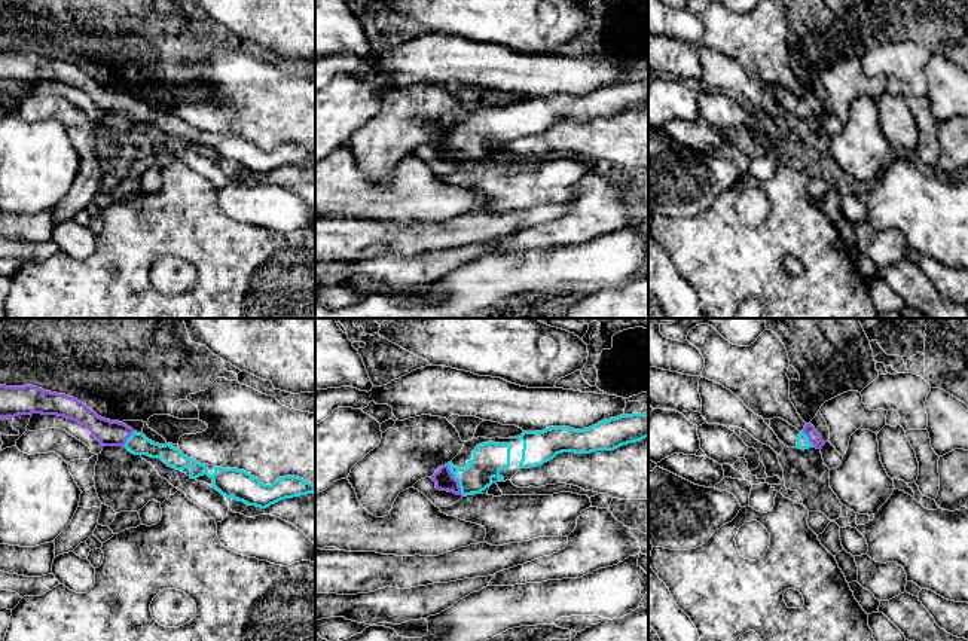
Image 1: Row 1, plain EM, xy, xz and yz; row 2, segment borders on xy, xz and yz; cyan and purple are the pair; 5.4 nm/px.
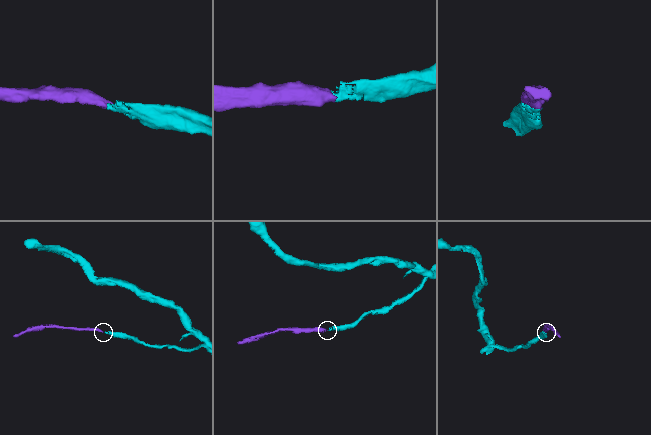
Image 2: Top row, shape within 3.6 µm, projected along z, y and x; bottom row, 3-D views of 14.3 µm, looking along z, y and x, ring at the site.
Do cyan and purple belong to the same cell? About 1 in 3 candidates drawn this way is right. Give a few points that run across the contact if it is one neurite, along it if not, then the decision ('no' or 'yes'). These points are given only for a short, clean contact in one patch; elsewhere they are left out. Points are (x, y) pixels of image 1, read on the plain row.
line xz (489, 125), (470, 145), (455, 145), (445, 147); yes

